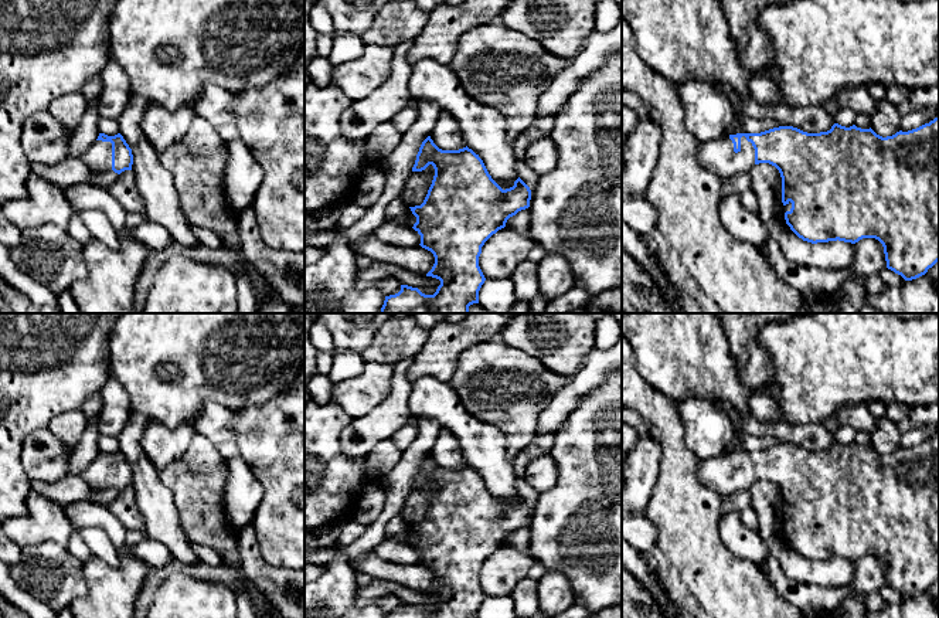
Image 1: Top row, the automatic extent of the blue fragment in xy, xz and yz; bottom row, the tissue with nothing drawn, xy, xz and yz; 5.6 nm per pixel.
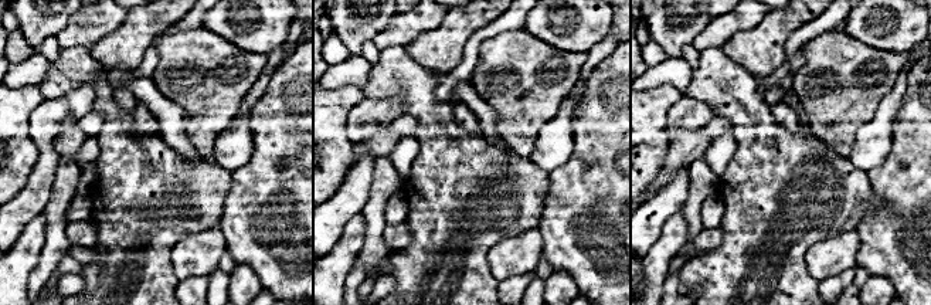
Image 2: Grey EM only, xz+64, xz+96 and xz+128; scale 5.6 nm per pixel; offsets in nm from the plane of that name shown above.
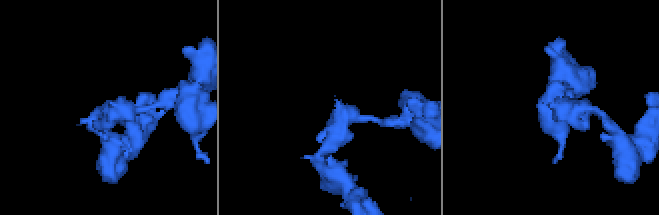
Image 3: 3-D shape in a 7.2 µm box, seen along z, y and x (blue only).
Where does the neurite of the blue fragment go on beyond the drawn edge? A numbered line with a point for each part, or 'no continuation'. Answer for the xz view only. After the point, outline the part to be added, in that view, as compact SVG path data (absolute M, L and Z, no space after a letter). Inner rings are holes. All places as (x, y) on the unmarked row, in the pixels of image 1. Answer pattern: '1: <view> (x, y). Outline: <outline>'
no continuation

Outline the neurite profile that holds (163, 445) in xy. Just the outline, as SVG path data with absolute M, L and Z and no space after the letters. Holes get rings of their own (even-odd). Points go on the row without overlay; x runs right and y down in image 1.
M147 424L140 437L140 446L154 465L161 472L174 461L187 454L195 429L191 424L167 428L160 424Z

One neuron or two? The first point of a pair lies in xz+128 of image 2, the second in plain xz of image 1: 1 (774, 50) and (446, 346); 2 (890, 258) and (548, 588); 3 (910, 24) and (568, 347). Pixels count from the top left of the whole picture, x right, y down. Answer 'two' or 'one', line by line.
1: one
2: two
3: one

